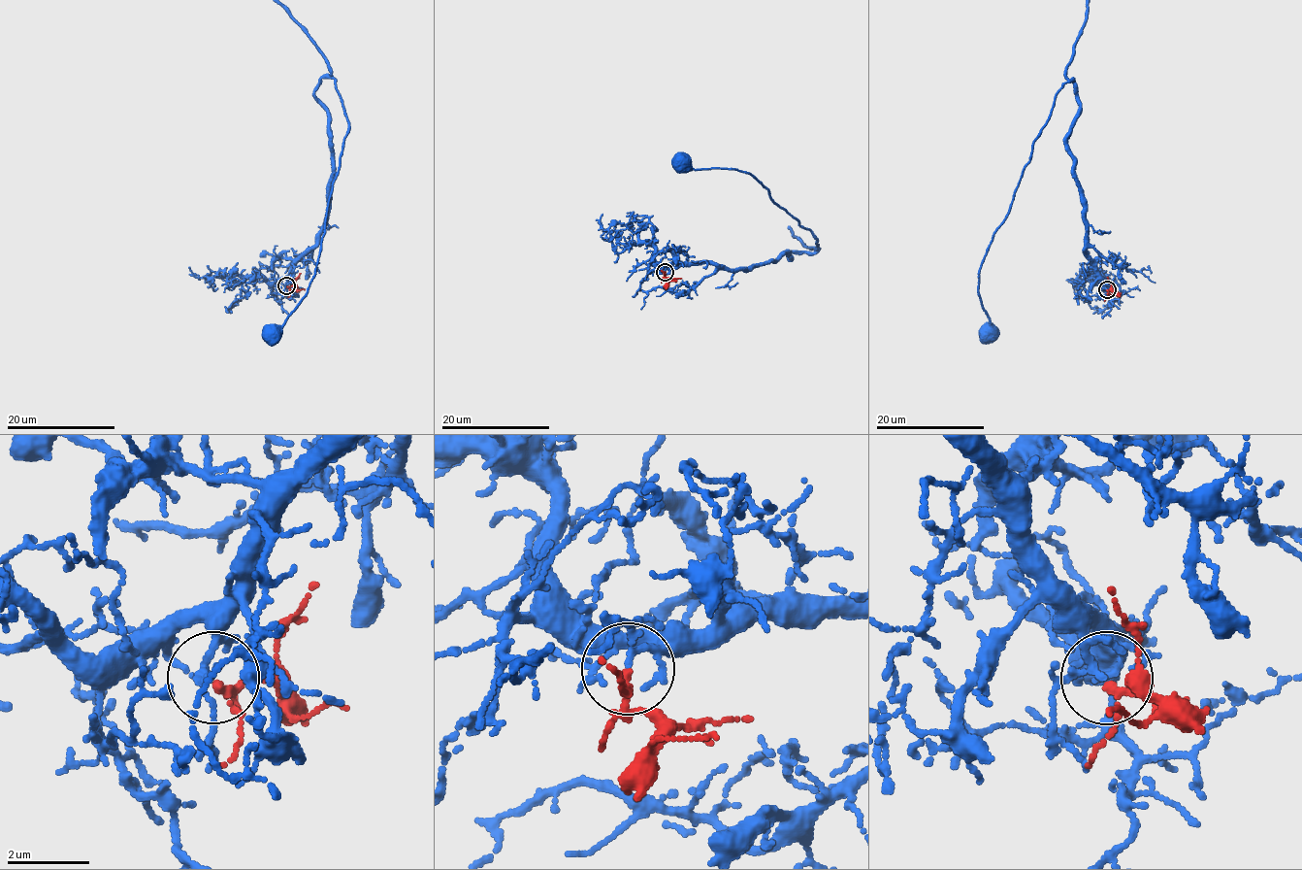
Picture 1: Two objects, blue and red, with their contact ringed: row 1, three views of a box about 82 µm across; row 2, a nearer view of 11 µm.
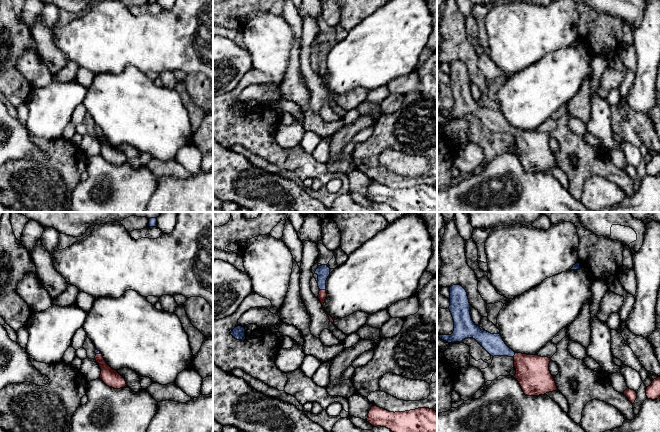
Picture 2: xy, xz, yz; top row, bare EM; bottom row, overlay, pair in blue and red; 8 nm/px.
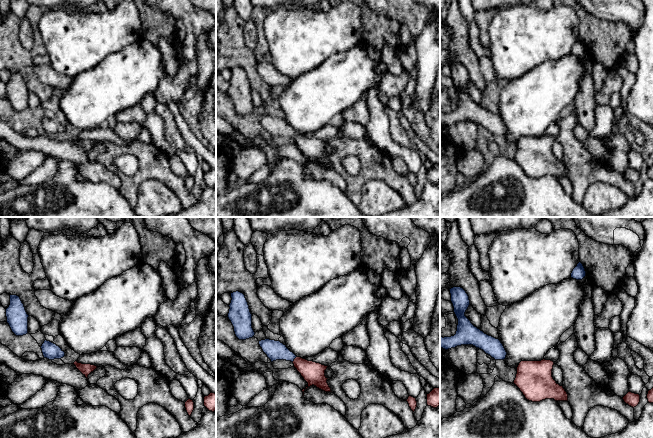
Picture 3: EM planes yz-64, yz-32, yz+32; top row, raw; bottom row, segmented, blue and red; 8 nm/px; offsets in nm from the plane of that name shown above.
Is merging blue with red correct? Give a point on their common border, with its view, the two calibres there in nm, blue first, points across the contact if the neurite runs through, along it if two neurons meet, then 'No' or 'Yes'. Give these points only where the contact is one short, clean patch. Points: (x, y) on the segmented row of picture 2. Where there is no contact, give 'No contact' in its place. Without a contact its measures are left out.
Touches blue at xz (322, 289). Thickness 100 nm (blue) against 70 nm. Path across: xz (323, 272), (322, 289), (322, 295). Yes

